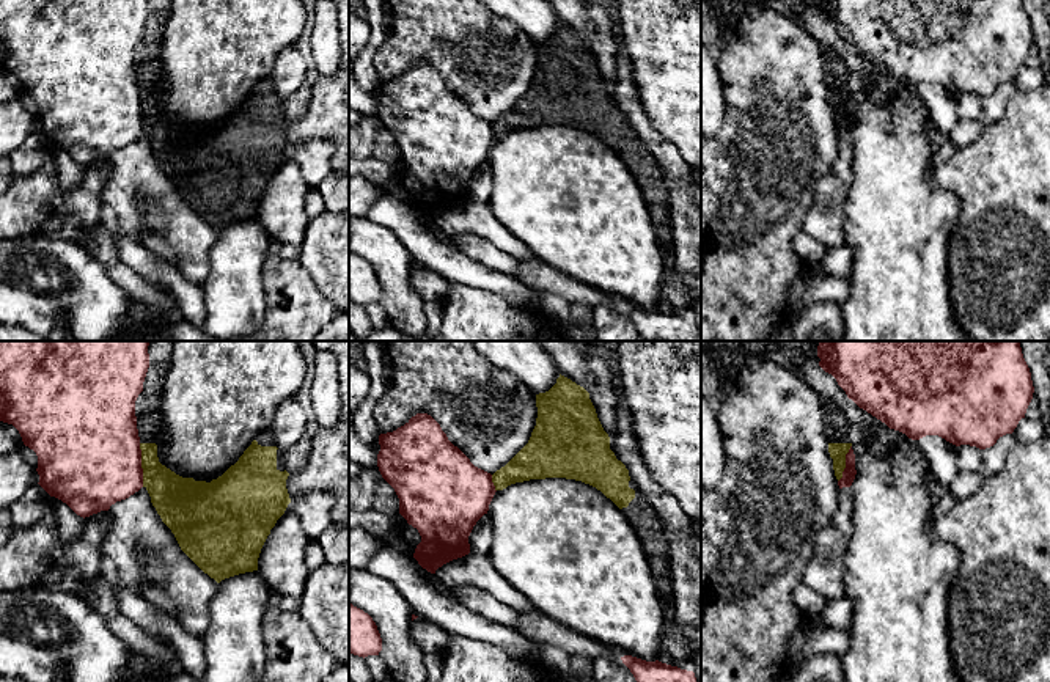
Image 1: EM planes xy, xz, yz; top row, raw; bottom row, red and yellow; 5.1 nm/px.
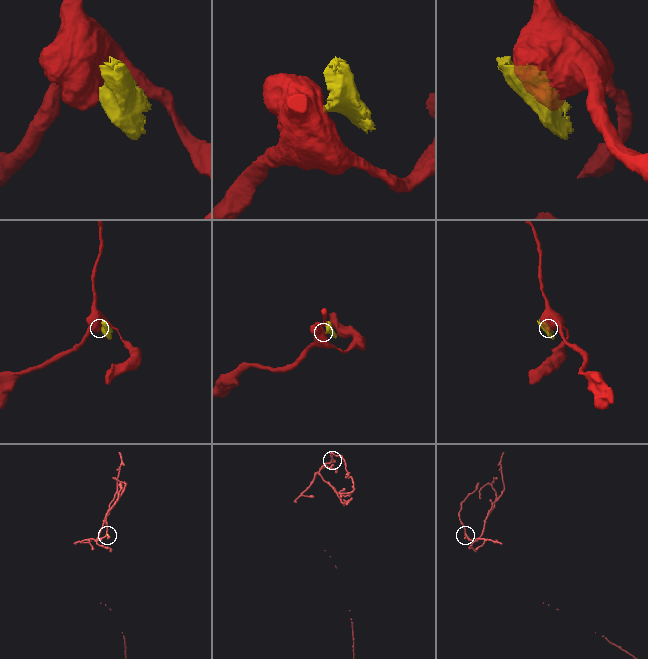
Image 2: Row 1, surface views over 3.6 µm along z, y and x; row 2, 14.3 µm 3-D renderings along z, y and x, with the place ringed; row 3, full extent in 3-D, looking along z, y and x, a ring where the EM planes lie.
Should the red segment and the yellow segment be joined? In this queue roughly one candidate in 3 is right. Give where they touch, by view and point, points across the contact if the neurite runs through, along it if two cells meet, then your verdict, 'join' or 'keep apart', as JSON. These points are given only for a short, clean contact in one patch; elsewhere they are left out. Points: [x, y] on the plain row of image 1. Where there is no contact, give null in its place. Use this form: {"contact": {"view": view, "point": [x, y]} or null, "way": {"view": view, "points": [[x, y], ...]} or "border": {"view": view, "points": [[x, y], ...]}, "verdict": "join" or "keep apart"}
{"contact": {"view": "xy", "point": [140, 113]}, "border": {"view": "xy", "points": [[139, 91], [143, 134]]}, "verdict": "keep apart"}

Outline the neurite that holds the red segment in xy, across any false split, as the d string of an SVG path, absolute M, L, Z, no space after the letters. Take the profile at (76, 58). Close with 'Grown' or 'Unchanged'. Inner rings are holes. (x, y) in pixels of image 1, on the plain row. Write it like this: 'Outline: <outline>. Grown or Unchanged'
Outline: M0 0L0 69L13 72L36 101L38 132L83 167L108 159L143 135L135 49L148 16L148 0Z. Unchanged

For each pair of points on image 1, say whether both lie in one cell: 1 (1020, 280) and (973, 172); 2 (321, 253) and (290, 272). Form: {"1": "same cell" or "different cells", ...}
{"1": "same cell", "2": "different cells"}

